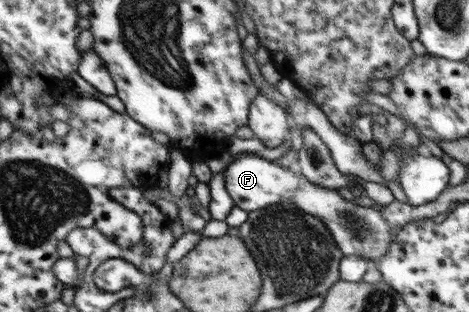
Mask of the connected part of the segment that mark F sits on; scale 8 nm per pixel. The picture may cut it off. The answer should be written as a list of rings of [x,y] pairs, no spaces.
[[[247,155],[233,159],[224,169],[225,186],[234,205],[245,211],[257,211],[269,205],[293,205],[302,213],[309,213],[315,220],[321,221],[333,241],[341,249],[343,256],[363,257],[369,261],[380,260],[387,249],[395,241],[397,230],[383,217],[382,213],[373,206],[359,205],[341,196],[337,190],[327,189],[309,181],[302,173],[291,168],[285,168],[255,155]]]

